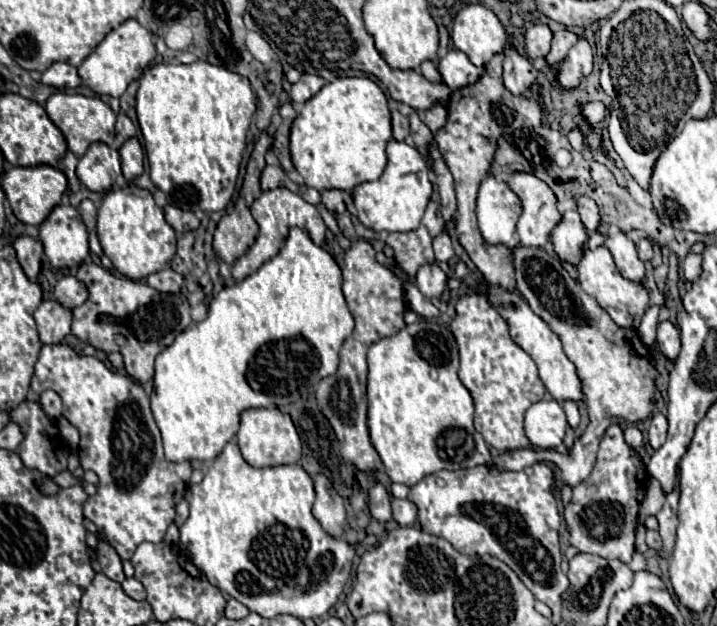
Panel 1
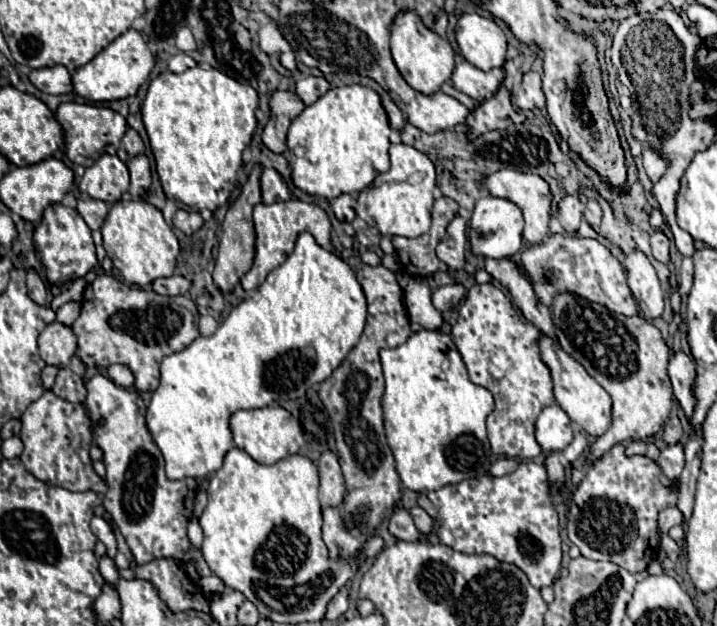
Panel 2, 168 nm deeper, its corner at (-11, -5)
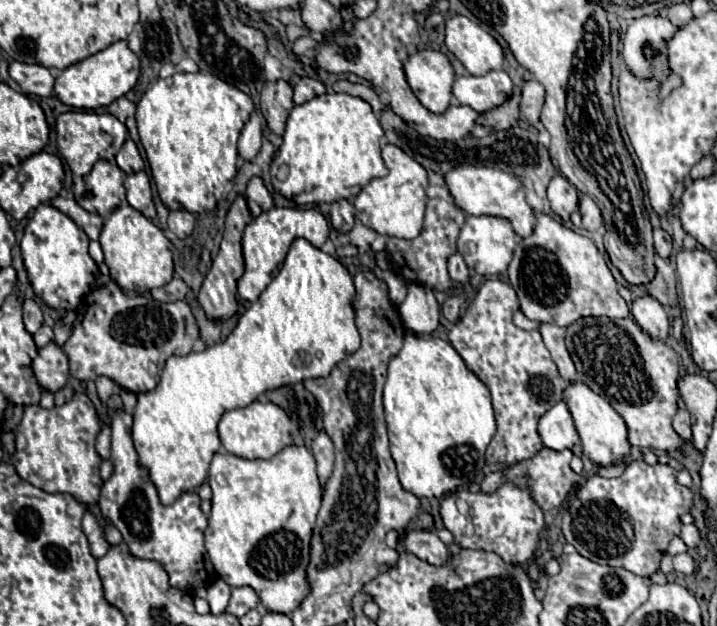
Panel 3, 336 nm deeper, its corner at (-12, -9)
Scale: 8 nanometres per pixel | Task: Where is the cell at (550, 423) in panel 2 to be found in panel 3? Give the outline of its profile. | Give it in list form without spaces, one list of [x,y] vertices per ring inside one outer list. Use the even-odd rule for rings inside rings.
[[[564,401],[556,403],[550,411],[546,411],[540,417],[538,433],[542,437],[542,443],[548,449],[564,451],[564,449],[572,449],[574,447],[574,443],[578,441],[578,433],[574,429],[572,415],[570,415],[570,411],[568,411]]]

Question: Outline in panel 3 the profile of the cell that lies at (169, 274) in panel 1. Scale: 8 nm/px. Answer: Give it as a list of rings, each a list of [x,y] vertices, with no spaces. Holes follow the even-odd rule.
[[[172,279],[172,281],[166,283],[164,287],[152,289],[152,297],[154,297],[156,301],[164,301],[164,303],[184,299],[186,293],[188,293],[188,285],[186,285],[182,279]]]

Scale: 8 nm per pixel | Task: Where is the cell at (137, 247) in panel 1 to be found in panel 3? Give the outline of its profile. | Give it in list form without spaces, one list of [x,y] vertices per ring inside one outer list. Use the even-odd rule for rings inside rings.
[[[122,203],[112,211],[112,215],[104,221],[100,233],[100,245],[104,251],[104,261],[110,267],[112,279],[126,291],[146,293],[154,287],[164,287],[172,279],[172,243],[150,219],[146,219],[140,211]]]

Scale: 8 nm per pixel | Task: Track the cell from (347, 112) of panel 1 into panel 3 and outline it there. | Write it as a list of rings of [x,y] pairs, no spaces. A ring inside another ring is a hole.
[[[324,93],[304,105],[296,105],[286,123],[284,143],[272,161],[272,185],[296,205],[352,199],[372,179],[388,173],[380,155],[382,135],[384,131],[370,103],[360,97]]]

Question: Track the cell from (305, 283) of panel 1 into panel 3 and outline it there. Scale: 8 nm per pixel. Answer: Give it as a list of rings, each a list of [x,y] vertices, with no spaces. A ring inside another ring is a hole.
[[[296,239],[286,255],[280,273],[262,291],[246,313],[238,319],[234,331],[222,341],[204,351],[188,353],[184,357],[170,357],[162,369],[156,389],[138,395],[134,409],[132,439],[140,455],[140,463],[148,467],[152,483],[160,493],[164,505],[172,503],[180,493],[192,491],[206,481],[210,461],[220,451],[218,421],[226,411],[246,407],[258,395],[296,385],[306,379],[328,377],[336,363],[352,355],[360,347],[360,333],[356,329],[356,311],[352,309],[356,289],[352,275],[332,255],[326,255],[306,239]]]

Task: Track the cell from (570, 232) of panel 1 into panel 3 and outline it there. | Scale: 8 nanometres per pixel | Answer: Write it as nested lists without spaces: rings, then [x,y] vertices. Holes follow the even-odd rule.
[[[556,175],[548,185],[548,201],[552,211],[566,223],[570,223],[570,215],[578,209],[578,189],[562,175]]]

